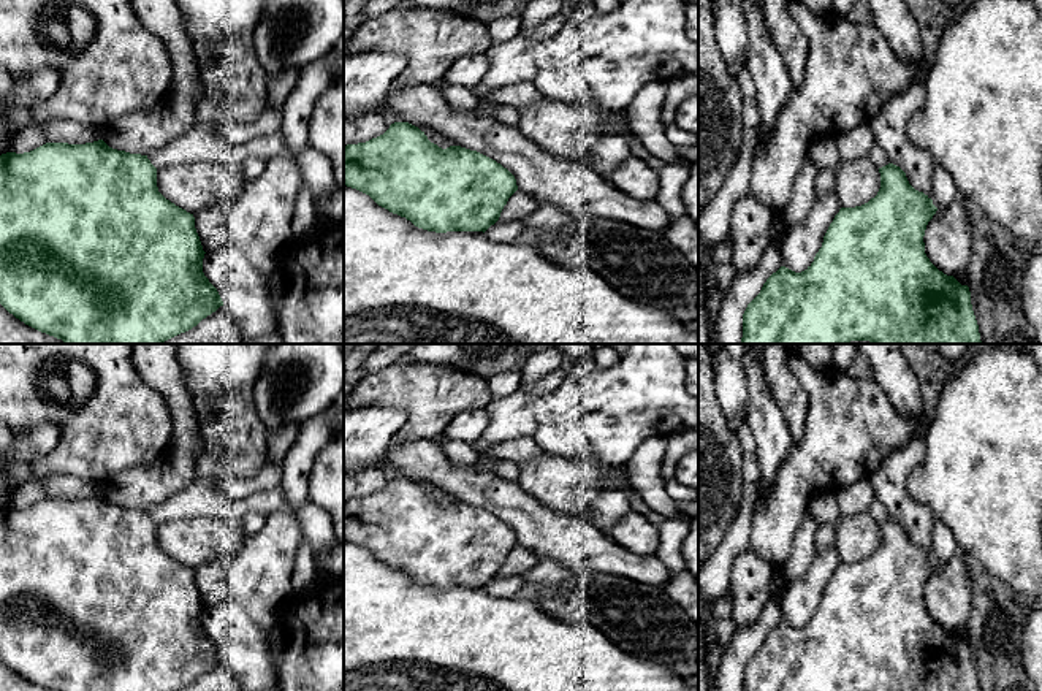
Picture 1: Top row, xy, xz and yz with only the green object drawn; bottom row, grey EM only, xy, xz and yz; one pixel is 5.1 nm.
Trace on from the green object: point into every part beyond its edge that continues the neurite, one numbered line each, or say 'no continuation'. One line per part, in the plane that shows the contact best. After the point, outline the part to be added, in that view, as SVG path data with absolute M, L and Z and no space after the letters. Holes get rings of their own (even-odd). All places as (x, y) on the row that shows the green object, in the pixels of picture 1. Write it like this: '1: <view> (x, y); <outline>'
no continuation

